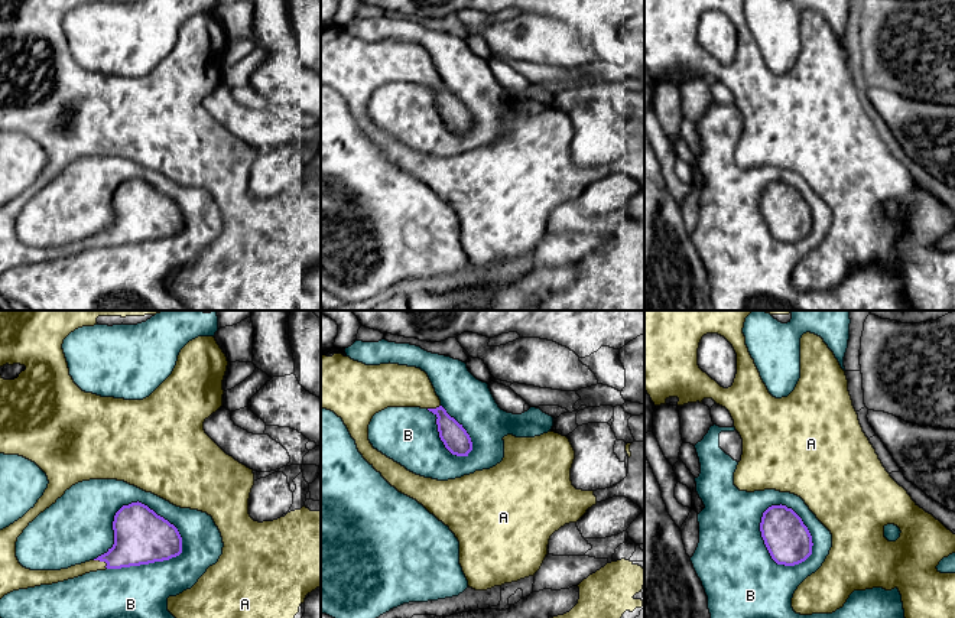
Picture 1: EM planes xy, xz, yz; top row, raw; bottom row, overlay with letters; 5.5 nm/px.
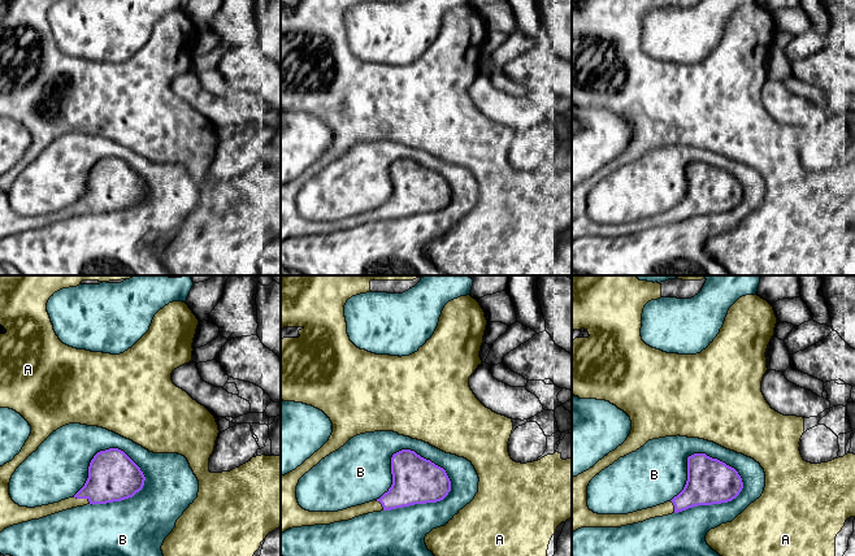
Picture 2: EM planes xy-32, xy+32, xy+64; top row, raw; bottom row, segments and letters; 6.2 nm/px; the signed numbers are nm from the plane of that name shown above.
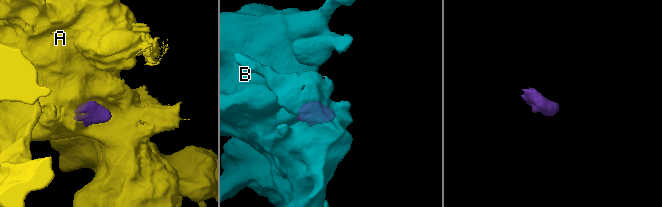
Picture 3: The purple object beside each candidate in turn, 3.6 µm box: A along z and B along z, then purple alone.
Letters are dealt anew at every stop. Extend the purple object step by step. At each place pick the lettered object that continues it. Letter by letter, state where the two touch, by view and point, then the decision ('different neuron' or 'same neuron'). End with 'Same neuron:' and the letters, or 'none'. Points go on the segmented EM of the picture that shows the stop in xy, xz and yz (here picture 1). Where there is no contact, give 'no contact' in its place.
A: xy (103, 560) | same neuron
B: xy (124, 506) | different neuron
Same neuron: A

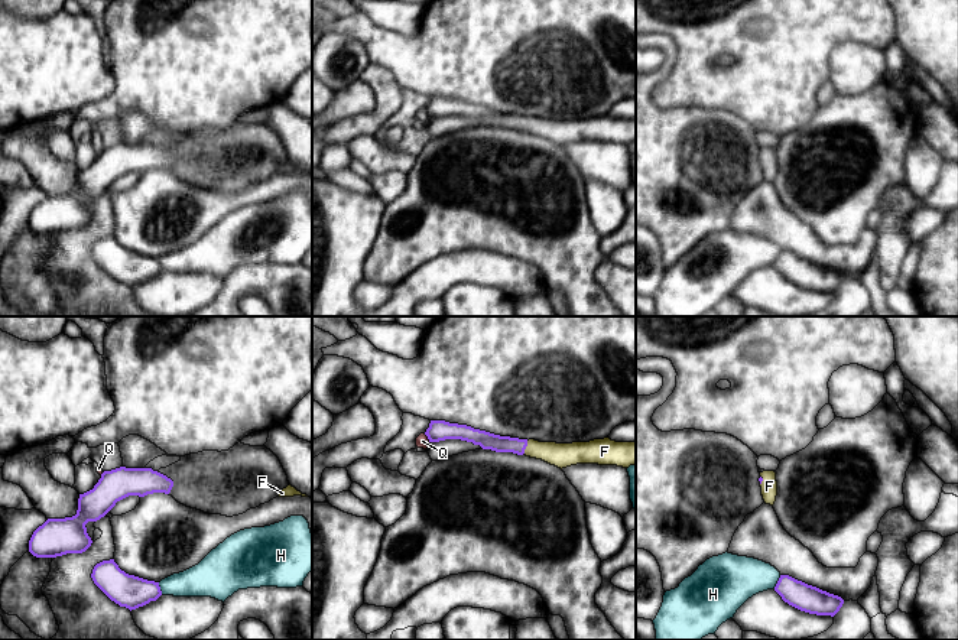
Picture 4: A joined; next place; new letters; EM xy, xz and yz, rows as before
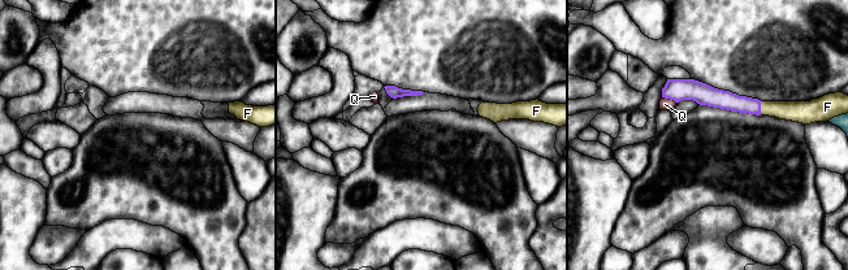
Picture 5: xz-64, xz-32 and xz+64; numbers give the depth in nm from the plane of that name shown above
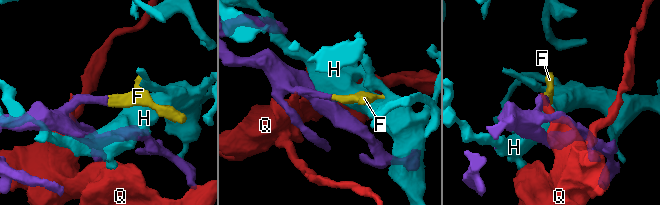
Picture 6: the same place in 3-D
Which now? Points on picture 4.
F: xz (525, 448) | same neuron
H: yz (778, 582) | different neuron
Q: xz (428, 438) | different neuron
Same neuron: F

